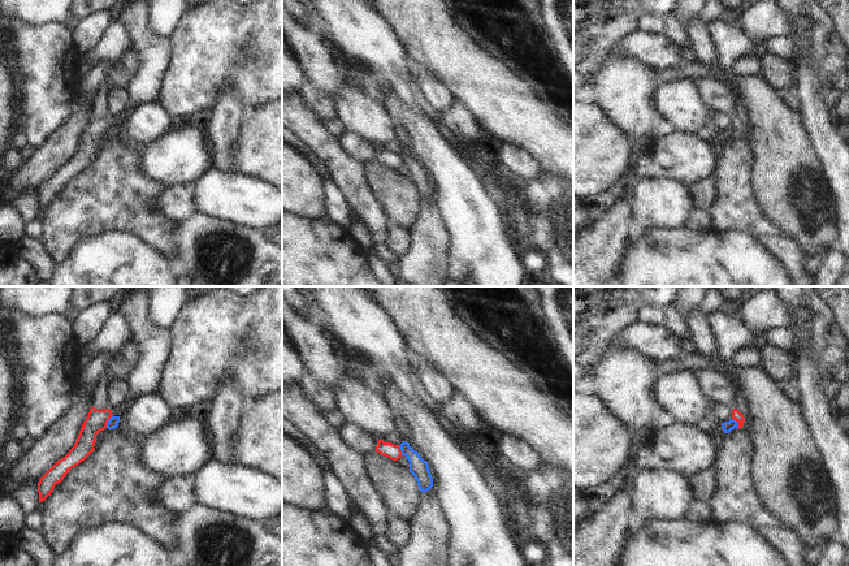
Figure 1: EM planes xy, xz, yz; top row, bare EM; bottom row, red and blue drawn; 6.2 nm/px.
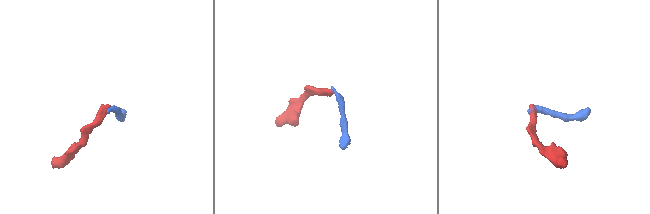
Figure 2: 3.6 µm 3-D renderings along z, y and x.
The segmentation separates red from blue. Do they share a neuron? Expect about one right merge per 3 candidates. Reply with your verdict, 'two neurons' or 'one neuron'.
two neurons

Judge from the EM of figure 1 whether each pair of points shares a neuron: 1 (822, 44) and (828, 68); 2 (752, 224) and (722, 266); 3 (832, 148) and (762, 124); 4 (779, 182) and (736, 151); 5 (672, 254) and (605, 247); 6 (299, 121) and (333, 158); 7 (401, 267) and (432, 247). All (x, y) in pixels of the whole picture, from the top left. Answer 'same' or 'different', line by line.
1: same
2: different
3: different
4: different
5: different
6: same
7: same

